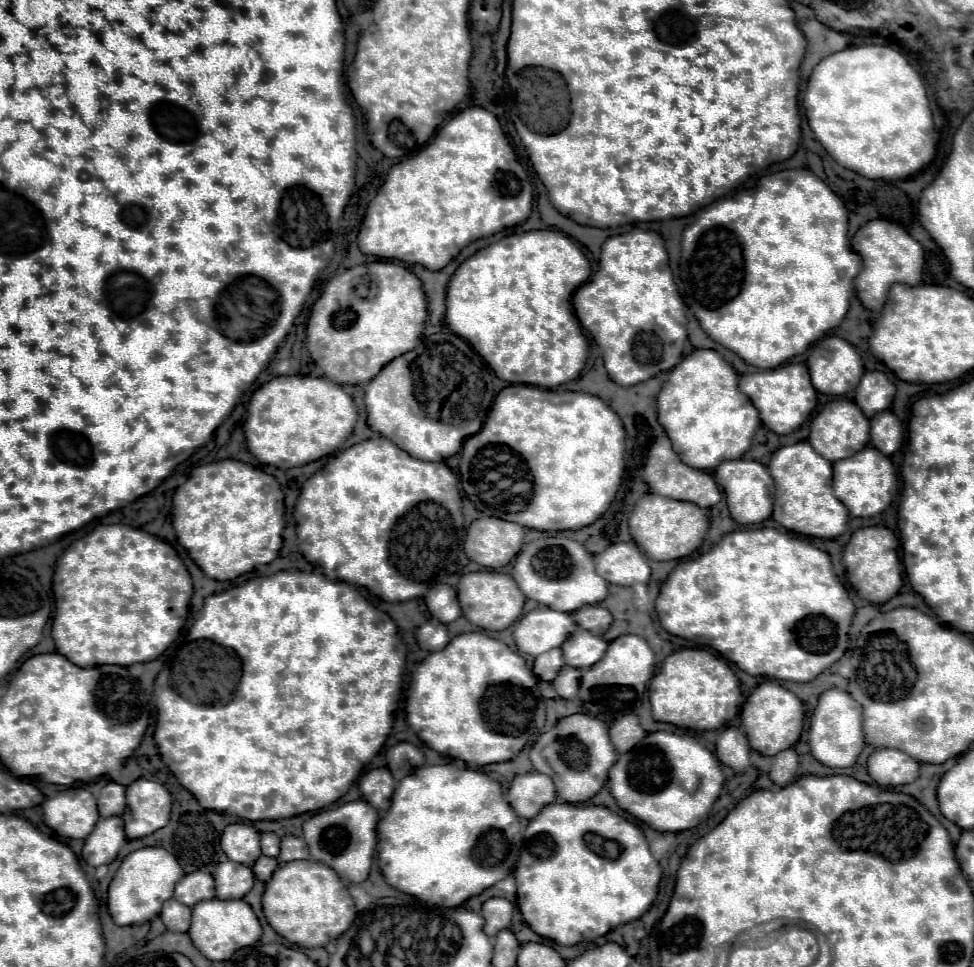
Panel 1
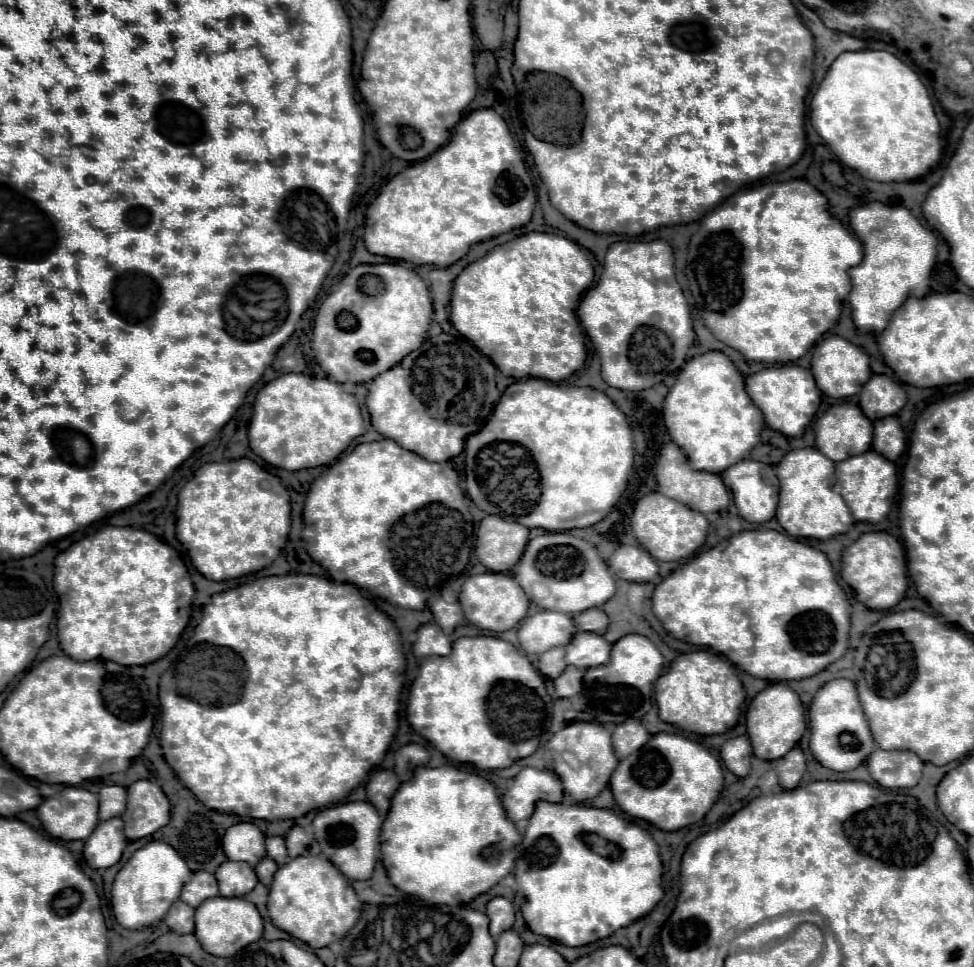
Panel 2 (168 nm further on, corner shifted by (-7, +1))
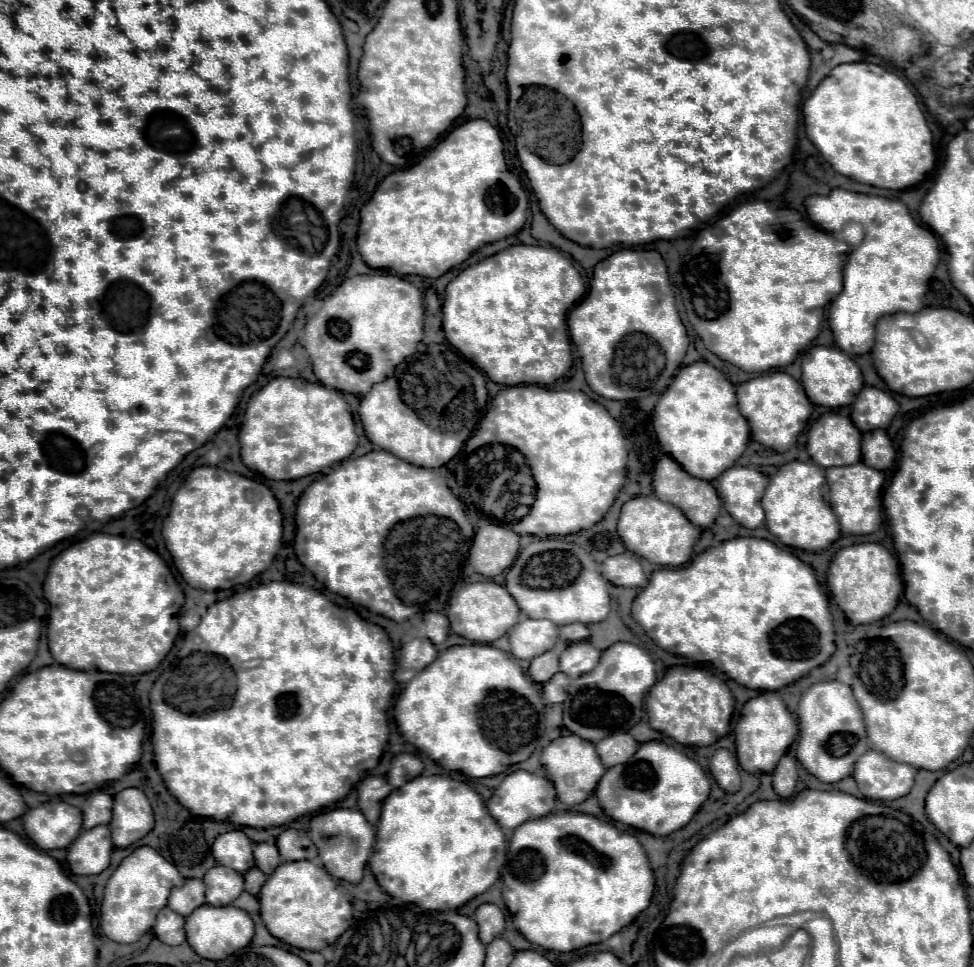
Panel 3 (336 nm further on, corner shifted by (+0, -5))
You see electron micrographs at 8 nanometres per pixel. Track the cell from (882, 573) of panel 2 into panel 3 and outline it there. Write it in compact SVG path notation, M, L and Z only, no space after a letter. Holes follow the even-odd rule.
M864 542L842 548L828 568L828 588L834 602L852 624L872 624L886 618L898 604L902 592L900 564L882 544Z

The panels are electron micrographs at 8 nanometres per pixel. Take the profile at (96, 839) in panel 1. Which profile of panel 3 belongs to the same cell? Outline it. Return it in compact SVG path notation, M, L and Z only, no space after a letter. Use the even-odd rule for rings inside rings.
M96 826L90 830L82 830L80 836L70 844L68 848L68 868L72 874L92 876L100 874L110 864L110 852L112 852L112 840L110 840L110 828L108 826Z

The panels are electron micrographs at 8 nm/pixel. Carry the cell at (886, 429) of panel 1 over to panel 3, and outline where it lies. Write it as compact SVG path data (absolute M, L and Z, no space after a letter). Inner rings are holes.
M872 430L862 436L862 460L864 464L882 472L892 468L896 460L896 452L884 430Z

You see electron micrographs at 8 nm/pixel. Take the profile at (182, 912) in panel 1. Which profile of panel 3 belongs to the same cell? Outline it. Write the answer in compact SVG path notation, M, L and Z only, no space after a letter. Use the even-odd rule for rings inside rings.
M162 908L158 918L156 918L154 934L158 936L158 940L162 944L168 944L168 946L182 944L186 940L186 934L184 934L184 916L172 912L170 908Z

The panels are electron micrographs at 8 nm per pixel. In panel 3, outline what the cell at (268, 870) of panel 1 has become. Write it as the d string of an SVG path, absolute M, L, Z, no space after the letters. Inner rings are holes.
M250 868L246 874L244 874L244 882L246 882L246 892L256 896L262 888L262 884L266 882L266 876L258 870L258 868Z

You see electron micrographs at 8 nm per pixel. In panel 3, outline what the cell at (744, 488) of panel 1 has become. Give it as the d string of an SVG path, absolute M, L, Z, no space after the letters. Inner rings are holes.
M732 466L720 478L711 481L723 506L744 528L758 528L764 524L764 510L760 506L768 476L756 468Z

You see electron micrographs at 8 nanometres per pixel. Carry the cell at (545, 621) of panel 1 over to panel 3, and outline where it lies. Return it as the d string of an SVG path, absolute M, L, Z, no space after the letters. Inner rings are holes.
M526 618L522 622L518 622L510 632L510 646L512 646L512 656L520 658L520 660L532 660L548 650L552 650L552 646L558 640L558 626L552 624L550 620L532 620Z

